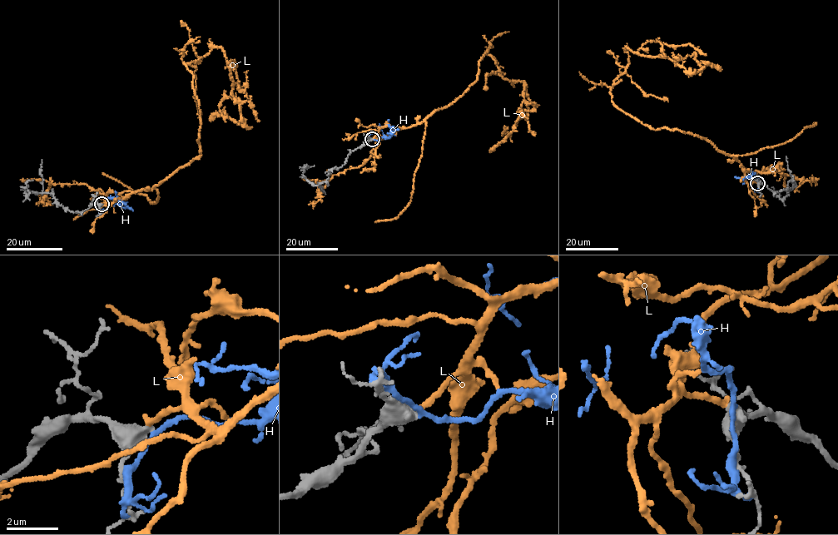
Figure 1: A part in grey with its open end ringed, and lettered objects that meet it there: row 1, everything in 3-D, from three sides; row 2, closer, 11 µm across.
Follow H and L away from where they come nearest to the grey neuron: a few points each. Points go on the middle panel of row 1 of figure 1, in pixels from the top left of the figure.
H: (372, 140), (389, 137), (390, 134), (390, 127), (380, 127), (379, 124)
L: (371, 139), (455, 101), (489, 43), (501, 75), (525, 85), (521, 113), (489, 151)

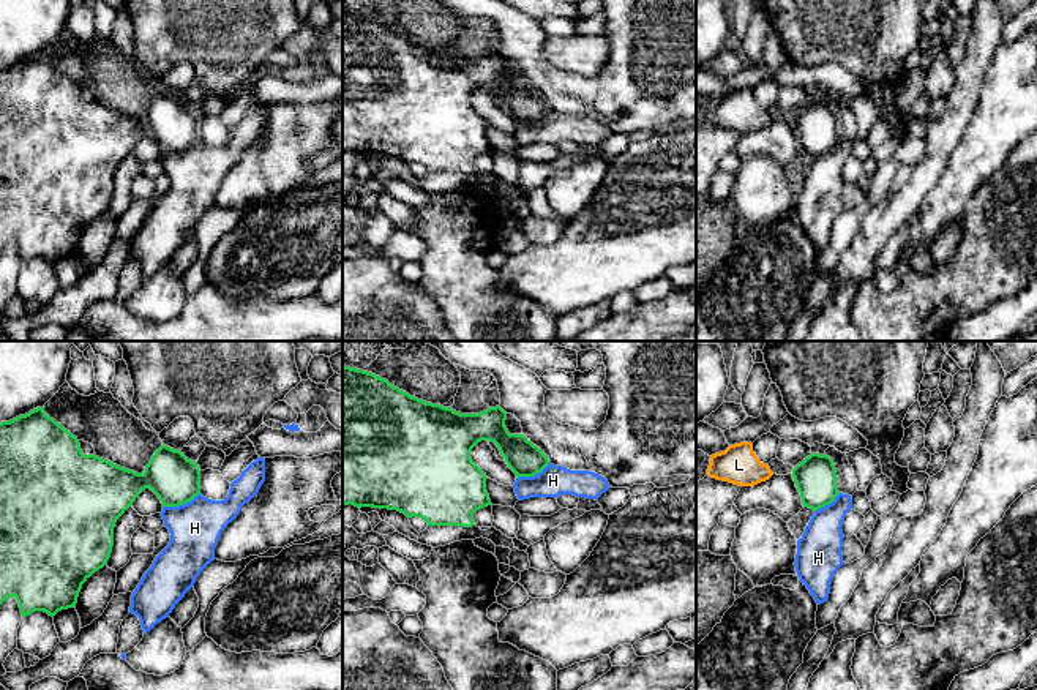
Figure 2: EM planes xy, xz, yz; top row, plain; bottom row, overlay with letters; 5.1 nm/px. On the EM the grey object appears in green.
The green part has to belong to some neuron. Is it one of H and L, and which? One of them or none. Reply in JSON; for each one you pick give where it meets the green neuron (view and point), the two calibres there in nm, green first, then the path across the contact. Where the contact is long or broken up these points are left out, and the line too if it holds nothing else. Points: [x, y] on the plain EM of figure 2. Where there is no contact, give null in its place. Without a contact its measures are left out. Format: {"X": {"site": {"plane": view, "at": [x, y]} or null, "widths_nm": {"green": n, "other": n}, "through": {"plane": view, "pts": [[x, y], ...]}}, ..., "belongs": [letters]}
{"L": {"site": null}, "belongs": ["L"]}

